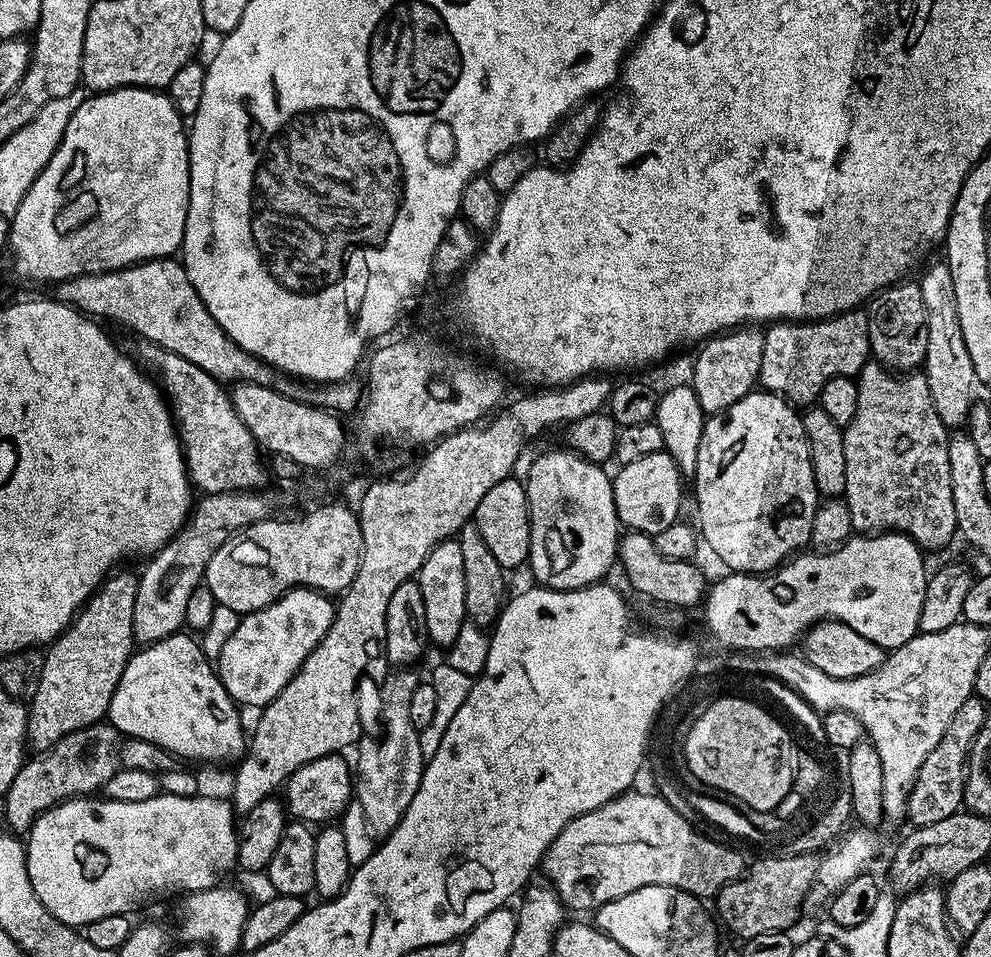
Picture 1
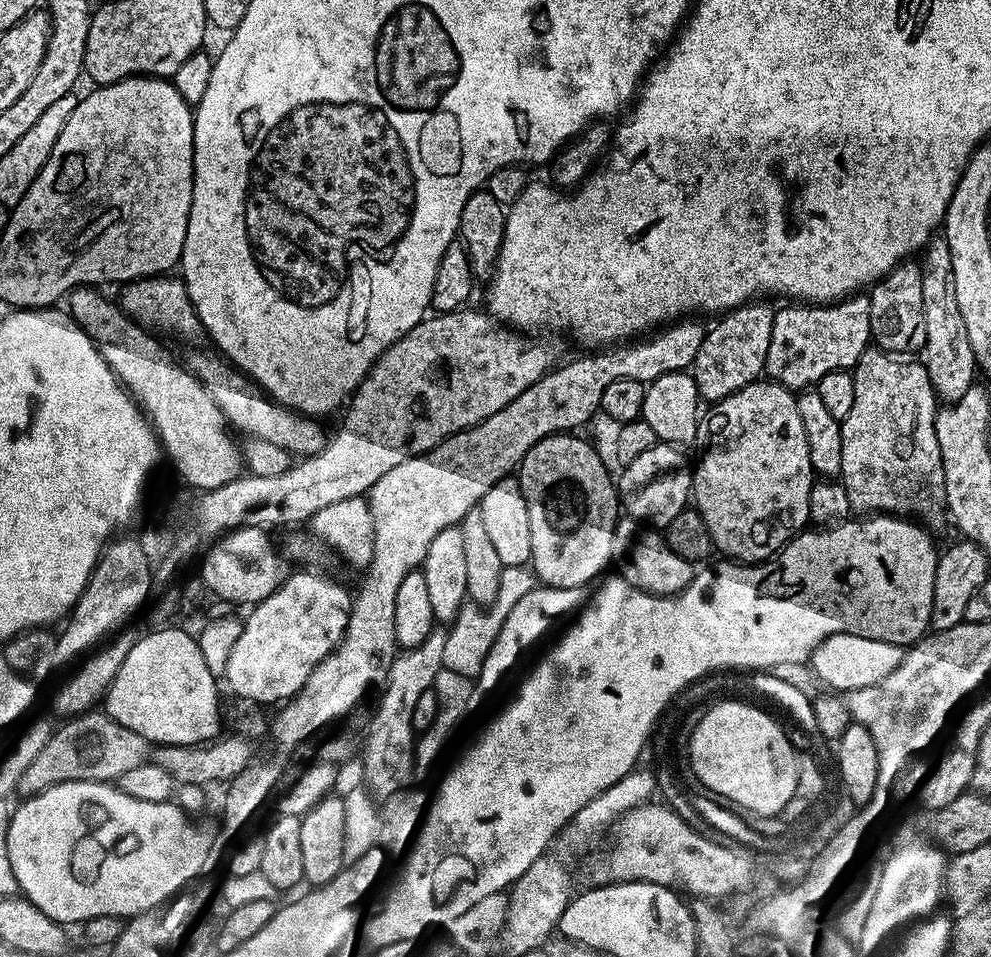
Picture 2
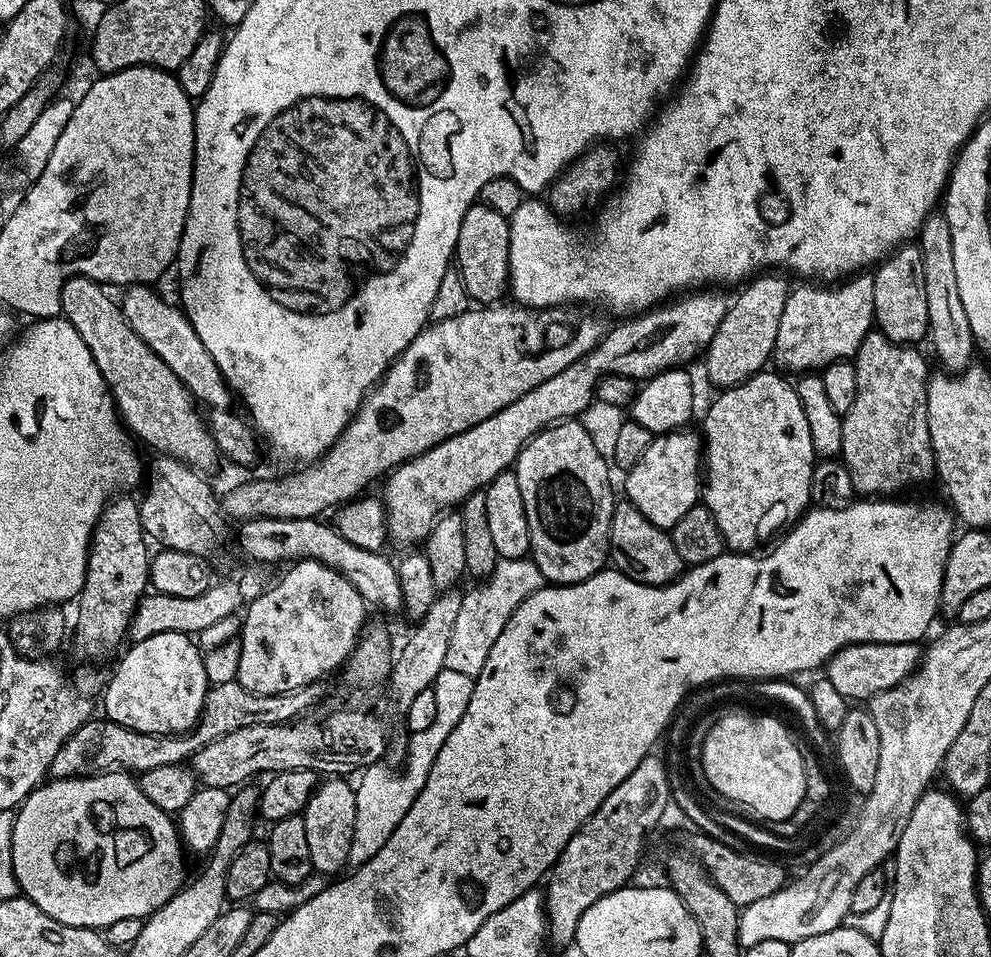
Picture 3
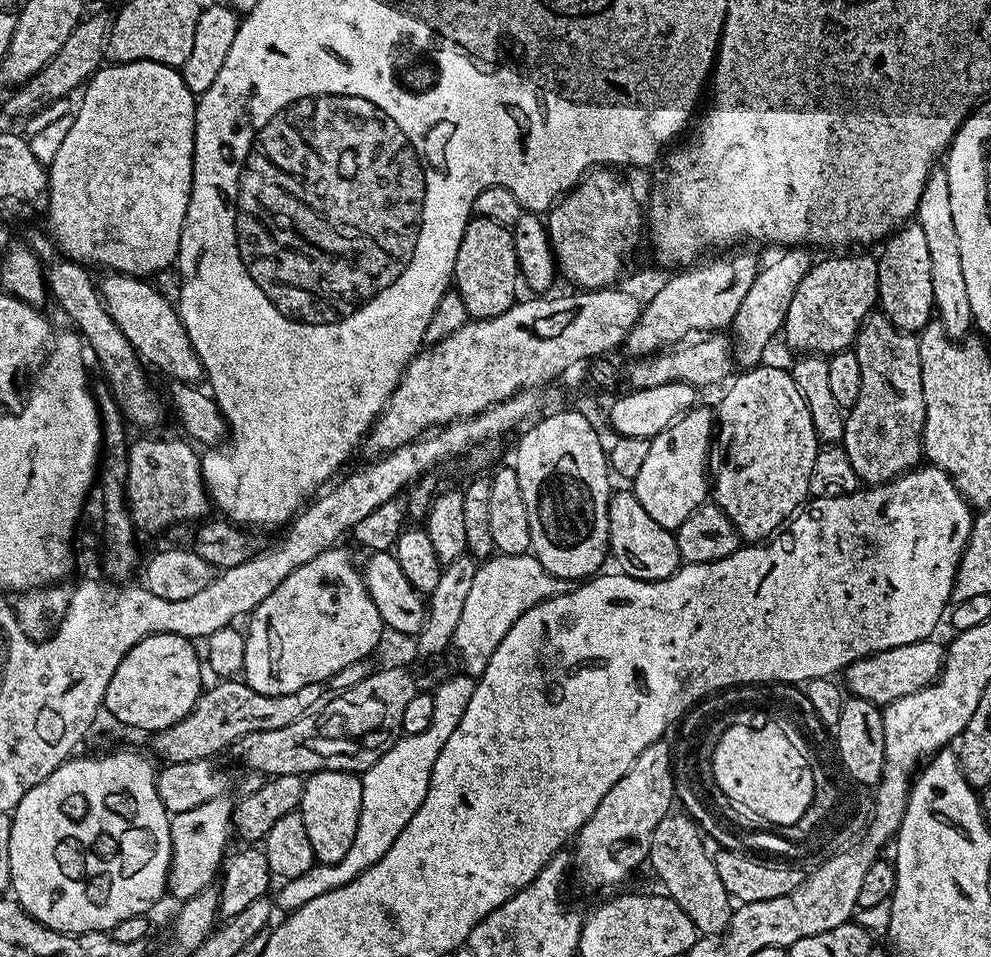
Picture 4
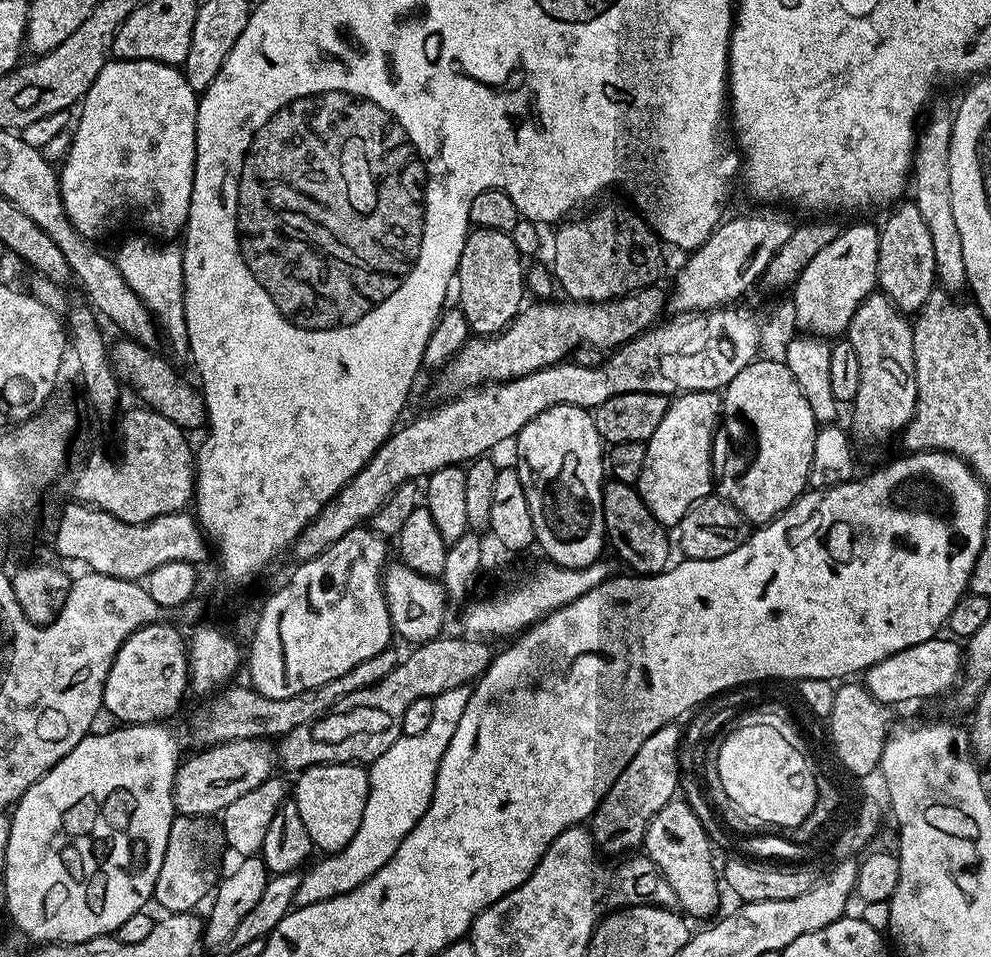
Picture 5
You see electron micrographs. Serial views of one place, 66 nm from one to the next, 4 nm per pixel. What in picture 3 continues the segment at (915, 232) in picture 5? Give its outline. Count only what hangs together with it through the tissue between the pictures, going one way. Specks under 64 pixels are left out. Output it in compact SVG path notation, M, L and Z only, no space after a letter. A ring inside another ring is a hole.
M908 242L884 257L874 272L874 328L890 342L919 345L928 334L930 309L926 306L926 277L922 275L922 254L915 243Z

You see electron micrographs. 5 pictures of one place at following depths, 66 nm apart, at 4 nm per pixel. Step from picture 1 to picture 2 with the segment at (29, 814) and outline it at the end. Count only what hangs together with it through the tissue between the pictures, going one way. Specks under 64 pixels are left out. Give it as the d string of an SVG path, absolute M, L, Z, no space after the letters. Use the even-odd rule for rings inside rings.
M94 710L81 718L69 719L65 724L68 724L65 728L55 729L47 747L24 776L22 788L28 794L46 792L60 784L118 782L130 774L130 770L149 763L154 751L153 745L142 738L142 734L126 730L126 726L114 722L112 716L100 710Z

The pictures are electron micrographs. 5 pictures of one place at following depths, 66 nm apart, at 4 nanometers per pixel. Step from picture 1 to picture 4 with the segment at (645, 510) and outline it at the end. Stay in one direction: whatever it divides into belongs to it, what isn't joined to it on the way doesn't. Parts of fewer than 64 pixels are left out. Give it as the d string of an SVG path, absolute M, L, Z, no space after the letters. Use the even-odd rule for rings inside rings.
M693 406L689 412L684 416L677 418L675 422L670 425L666 430L662 430L657 436L650 439L650 451L646 453L642 470L638 470L636 479L631 481L631 491L636 493L638 502L642 502L642 507L646 509L646 514L650 514L650 518L654 518L654 522L658 522L658 526L663 528L678 529L682 526L682 522L686 522L686 518L690 518L690 514L694 514L694 510L699 504L705 503L710 496L710 472L708 476L708 447L712 444L712 424L714 428L714 412L708 408L700 408L701 406Z

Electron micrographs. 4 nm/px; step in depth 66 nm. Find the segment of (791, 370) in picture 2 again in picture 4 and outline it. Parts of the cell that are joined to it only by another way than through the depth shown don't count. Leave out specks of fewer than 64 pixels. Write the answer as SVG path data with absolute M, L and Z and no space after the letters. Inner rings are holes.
M832 254L829 260L817 259L813 263L812 268L802 278L802 282L799 283L797 290L794 293L794 298L790 301L789 312L786 314L785 322L782 329L782 339L793 348L793 353L796 354L815 354L817 356L823 356L825 358L832 355L834 352L842 352L851 349L856 342L856 335L858 330L862 326L862 322L868 317L868 313L873 311L878 304L878 266L876 265L877 257L872 256L836 256L840 254Z

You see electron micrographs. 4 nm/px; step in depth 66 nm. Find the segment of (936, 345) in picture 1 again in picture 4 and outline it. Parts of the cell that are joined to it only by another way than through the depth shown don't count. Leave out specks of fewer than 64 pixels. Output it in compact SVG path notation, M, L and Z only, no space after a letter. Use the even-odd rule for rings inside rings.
M937 166L928 173L914 220L922 226L930 250L930 279L934 286L935 315L948 337L961 341L973 331L974 325L970 298L966 298L966 277L962 275L962 258L958 254L958 234L954 231L954 214L950 210L947 167Z

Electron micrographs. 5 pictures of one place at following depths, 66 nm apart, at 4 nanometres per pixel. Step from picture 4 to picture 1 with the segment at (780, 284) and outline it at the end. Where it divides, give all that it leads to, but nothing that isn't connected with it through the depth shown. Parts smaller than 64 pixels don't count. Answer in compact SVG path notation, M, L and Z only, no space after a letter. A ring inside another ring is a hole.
M741 326L706 340L701 348L693 366L690 383L692 389L698 394L699 405L707 415L721 412L738 402L742 397L755 389L760 377L762 350L764 349L764 332L754 326Z

